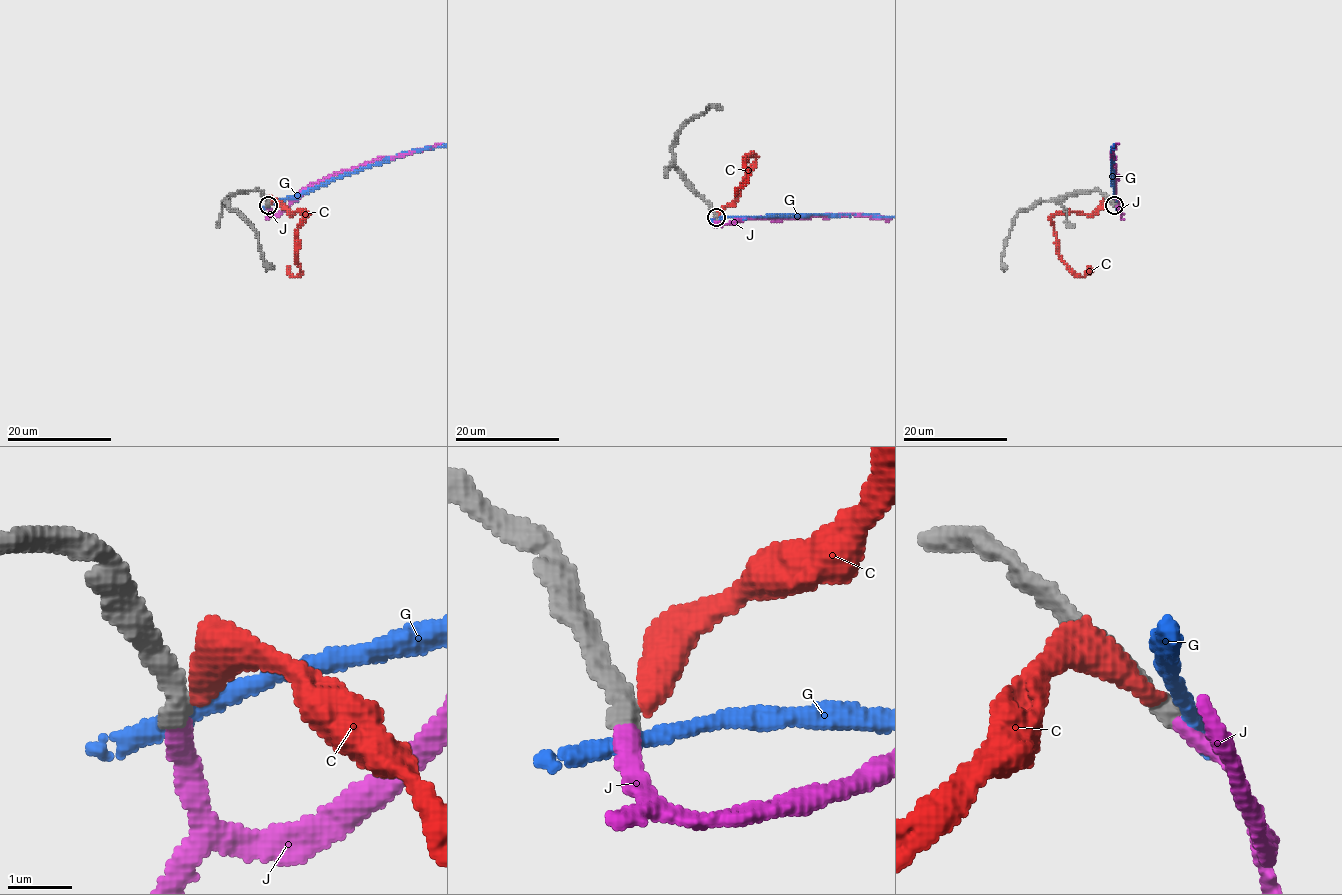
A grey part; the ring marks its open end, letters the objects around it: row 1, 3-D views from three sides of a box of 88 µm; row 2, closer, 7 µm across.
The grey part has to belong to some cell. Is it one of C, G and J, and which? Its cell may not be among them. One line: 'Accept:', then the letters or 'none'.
Accept: J

